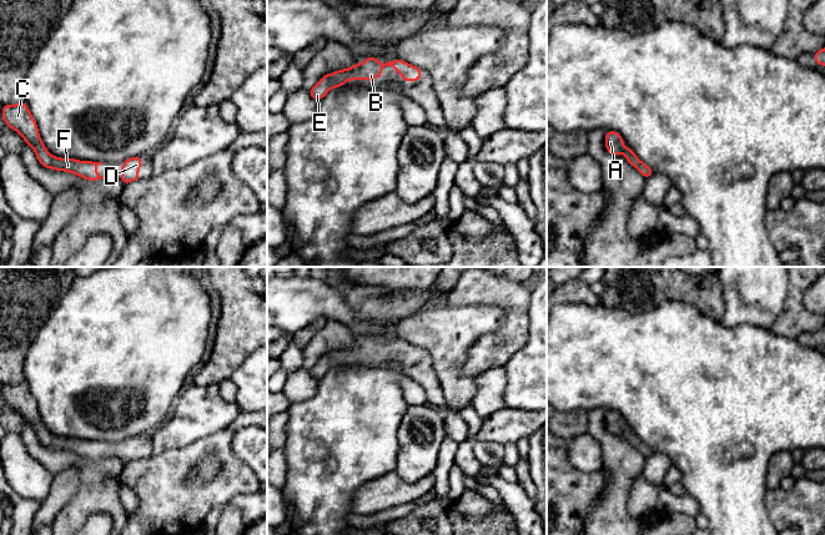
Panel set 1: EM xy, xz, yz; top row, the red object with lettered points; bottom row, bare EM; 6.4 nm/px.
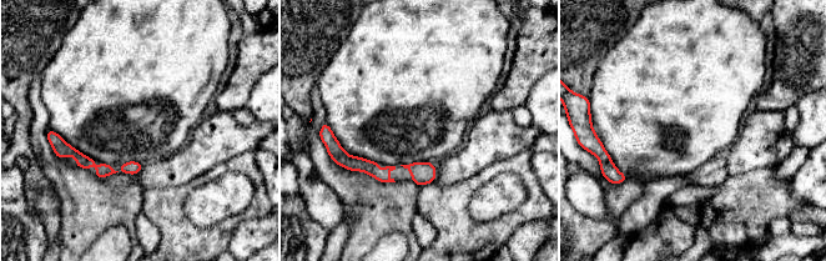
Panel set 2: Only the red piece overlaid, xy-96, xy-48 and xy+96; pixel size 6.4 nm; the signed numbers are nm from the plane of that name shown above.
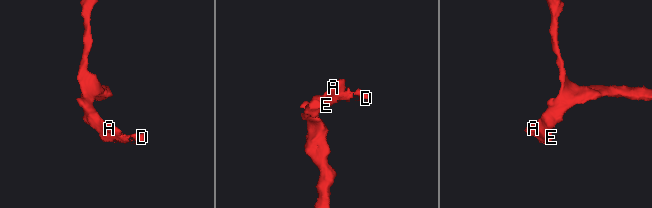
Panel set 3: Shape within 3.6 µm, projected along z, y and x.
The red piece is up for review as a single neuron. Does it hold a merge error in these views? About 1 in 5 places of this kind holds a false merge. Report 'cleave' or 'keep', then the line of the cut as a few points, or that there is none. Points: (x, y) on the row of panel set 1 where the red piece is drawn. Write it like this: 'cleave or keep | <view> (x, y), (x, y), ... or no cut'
keep | no cut

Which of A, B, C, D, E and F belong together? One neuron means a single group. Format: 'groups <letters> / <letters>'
groups A B C D E F

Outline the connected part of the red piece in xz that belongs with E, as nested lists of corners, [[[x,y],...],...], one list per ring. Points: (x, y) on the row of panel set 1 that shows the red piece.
[[[368,56],[363,64],[354,64],[351,69],[338,70],[334,74],[325,75],[313,89],[308,92],[315,100],[321,100],[326,96],[330,89],[341,87],[347,80],[368,80],[382,77],[382,67],[393,66],[398,74],[402,74],[402,81],[419,81],[419,67],[412,66],[402,60],[393,60],[386,64],[378,62],[376,57]]]

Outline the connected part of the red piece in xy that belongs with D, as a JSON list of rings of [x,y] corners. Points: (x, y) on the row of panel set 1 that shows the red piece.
[[[141,156],[127,158],[121,167],[120,180],[125,183],[141,178],[141,173],[134,173],[135,170],[141,170]]]

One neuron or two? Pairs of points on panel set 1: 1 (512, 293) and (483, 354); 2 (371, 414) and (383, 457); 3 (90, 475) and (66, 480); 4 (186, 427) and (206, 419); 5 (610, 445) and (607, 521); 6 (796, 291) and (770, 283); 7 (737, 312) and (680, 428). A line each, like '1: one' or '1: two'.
1: one
2: one
3: two
4: one
5: one
6: two
7: two

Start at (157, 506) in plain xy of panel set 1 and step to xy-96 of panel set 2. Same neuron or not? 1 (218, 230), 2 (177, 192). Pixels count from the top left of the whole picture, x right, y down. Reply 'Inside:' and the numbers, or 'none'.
Inside: 1, 2

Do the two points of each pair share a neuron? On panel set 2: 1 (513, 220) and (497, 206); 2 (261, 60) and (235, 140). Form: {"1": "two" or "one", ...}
{"1": "two", "2": "two"}

